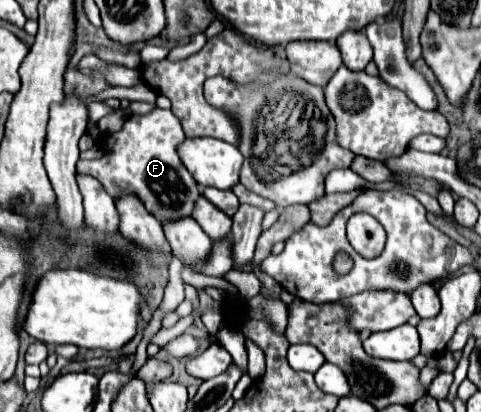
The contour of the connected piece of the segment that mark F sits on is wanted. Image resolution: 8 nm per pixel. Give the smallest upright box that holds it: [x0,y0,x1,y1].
[77,108,201,220]

